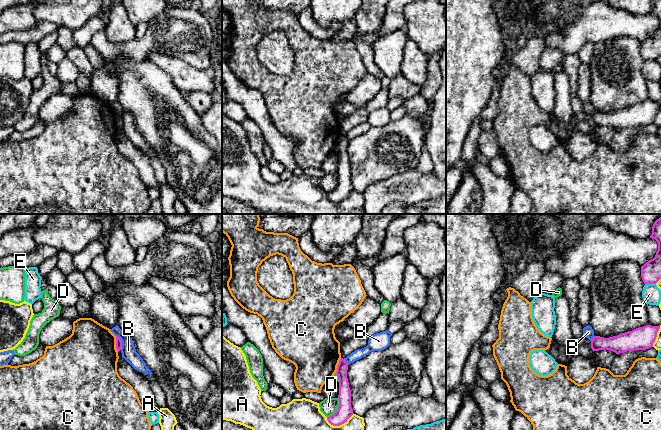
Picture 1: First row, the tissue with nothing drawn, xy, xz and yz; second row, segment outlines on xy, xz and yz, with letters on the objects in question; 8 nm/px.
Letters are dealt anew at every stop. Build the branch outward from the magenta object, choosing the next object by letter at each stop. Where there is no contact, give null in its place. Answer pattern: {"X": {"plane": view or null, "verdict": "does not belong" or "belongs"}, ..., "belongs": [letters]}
{"A": {"plane": "xz", "verdict": "does not belong"}, "B": {"plane": "xy", "verdict": "does not belong"}, "C": {"plane": "xy", "verdict": "does not belong"}, "D": {"plane": "xz", "verdict": "does not belong"}, "E": {"plane": "yz", "verdict": "does not belong"}, "belongs": []}

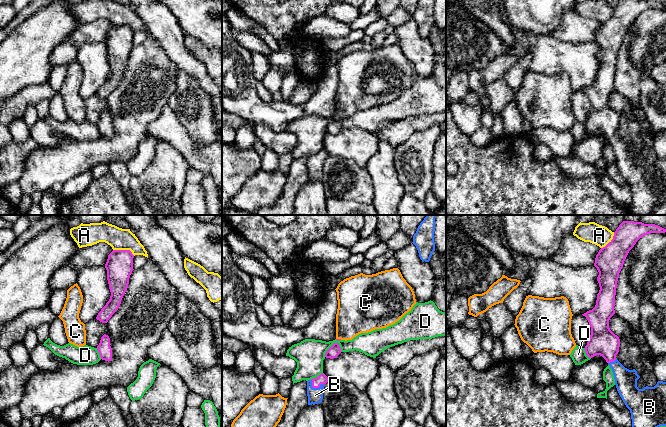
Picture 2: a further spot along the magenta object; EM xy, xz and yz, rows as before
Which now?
{"A": {"plane": "xy", "verdict": "does not belong"}, "B": {"plane": "xz", "verdict": "belongs"}, "C": {"plane": "xz", "verdict": "does not belong"}, "D": {"plane": "xz", "verdict": "does not belong"}, "belongs": ["B"]}

